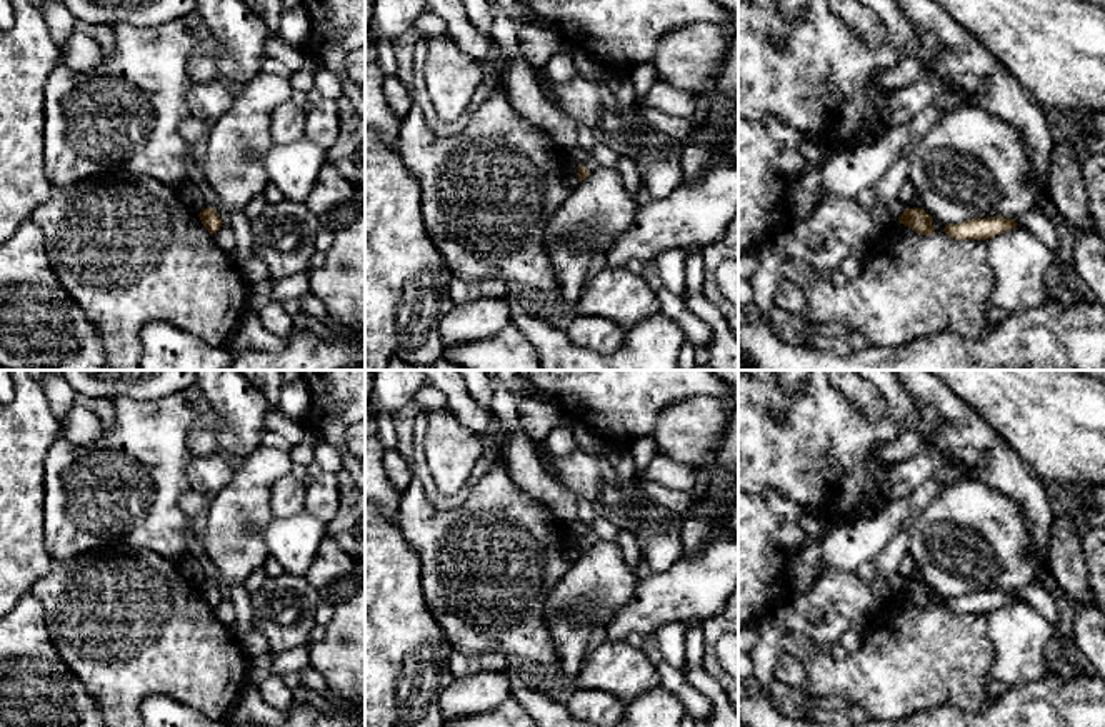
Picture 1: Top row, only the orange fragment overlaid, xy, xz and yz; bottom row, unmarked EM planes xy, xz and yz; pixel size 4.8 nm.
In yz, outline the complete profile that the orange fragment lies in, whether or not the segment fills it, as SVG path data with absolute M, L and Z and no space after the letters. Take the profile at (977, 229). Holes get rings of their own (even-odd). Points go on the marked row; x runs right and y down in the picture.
M987 217L965 220L962 223L947 223L943 232L955 240L988 240L1015 228L1017 225L1018 223L1012 218Z

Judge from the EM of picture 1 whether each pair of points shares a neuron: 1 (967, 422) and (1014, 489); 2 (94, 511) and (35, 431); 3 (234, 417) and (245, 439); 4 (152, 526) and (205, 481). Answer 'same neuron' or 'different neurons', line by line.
1: same neuron
2: different neurons
3: same neuron
4: different neurons

